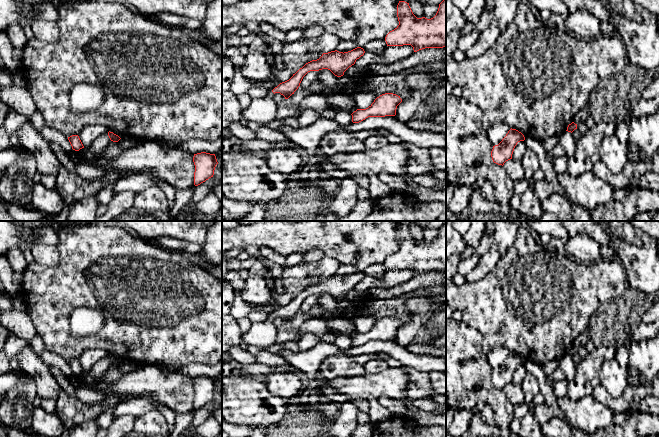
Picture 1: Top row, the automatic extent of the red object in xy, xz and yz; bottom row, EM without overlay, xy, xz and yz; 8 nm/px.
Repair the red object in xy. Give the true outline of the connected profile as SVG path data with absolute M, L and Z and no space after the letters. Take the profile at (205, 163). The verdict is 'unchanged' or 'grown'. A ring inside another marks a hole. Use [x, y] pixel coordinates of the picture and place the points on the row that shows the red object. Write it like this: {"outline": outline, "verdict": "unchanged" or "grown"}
{"outline": "M201 152L194 154L195 165L194 185L198 186L209 178L213 177L214 170L218 164L215 154Z", "verdict": "unchanged"}

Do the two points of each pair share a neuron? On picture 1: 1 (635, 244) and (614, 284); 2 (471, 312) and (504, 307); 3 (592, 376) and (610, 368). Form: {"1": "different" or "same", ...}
{"1": "different", "2": "same", "3": "different"}

